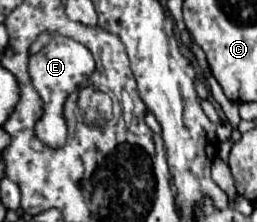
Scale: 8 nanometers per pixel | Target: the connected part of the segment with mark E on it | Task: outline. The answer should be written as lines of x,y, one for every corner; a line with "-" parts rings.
52,35
50,43
36,55
30,57
30,65
28,65
28,73
32,77
32,85
38,91
38,95
42,97
42,115
36,121
36,137
50,149
58,149
66,143
66,119
64,119
64,101
70,93
74,93
78,89
80,83
88,81
90,75
96,71
96,63
94,57
90,55
90,51
70,39
70,37
62,37
62,35

